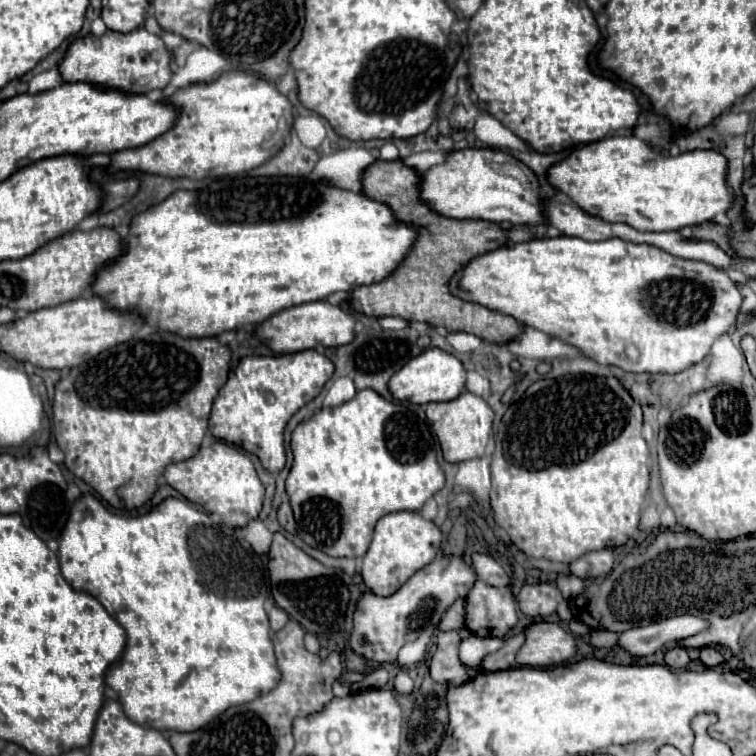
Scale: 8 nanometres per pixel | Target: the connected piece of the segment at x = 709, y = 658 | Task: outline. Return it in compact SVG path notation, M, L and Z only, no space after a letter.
M703 647L701 649L701 661L707 667L719 667L719 665L725 663L725 657L717 649L713 649L713 647Z

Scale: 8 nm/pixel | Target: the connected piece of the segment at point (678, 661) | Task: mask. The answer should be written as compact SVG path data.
M673 647L665 653L665 663L671 667L671 669L685 669L689 665L689 655L683 647Z

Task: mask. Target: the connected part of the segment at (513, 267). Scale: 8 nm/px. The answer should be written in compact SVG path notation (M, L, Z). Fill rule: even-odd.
M557 237L557 239L533 239L527 243L515 243L509 247L501 247L497 251L491 251L487 255L481 255L473 261L469 261L469 265L457 273L451 279L451 291L453 295L461 297L461 299L469 299L473 303L481 303L483 307L489 307L493 311L501 311L505 315L513 315L517 321L535 327L551 337L557 337L565 343L571 343L575 347L579 347L589 359L595 359L601 365L615 365L615 367L623 367L623 371L633 371L633 373L679 373L695 363L701 363L711 345L729 331L729 327L733 327L741 315L741 305L743 305L743 295L737 287L737 283L719 267L713 267L709 263L703 261L689 261L689 259L679 259L673 257L665 251L661 251L659 247L649 247L649 245L635 245L623 239L605 239L605 241L585 241L585 239L577 239L577 237Z

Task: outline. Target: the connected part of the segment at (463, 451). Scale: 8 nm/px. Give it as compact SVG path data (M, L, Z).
M463 391L453 401L429 403L427 405L427 422L438 443L441 443L441 451L443 451L445 461L461 463L461 461L469 461L469 459L477 459L477 457L485 455L491 425L493 425L493 409L481 397L477 397L469 391Z

